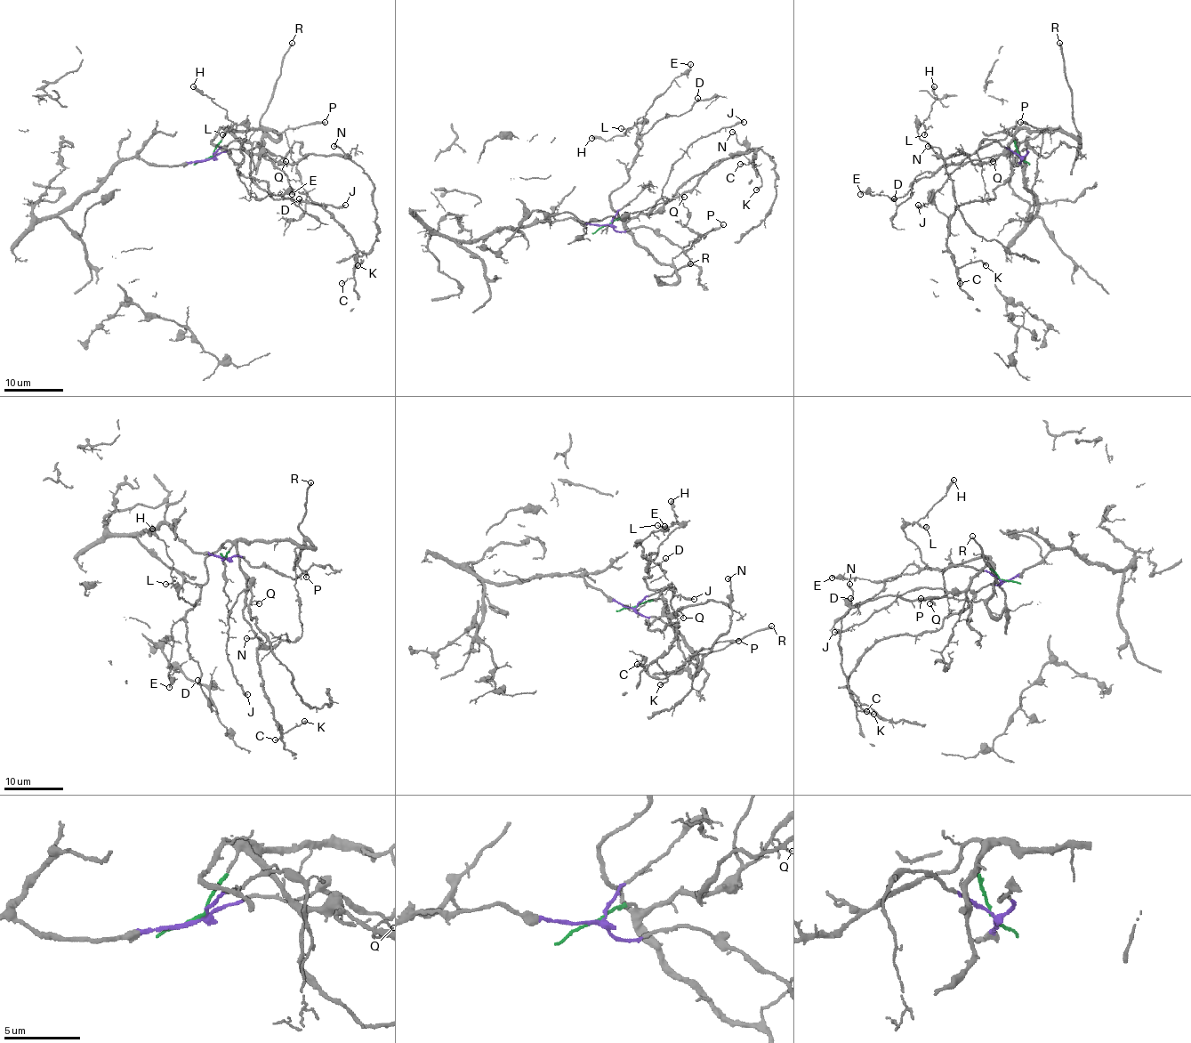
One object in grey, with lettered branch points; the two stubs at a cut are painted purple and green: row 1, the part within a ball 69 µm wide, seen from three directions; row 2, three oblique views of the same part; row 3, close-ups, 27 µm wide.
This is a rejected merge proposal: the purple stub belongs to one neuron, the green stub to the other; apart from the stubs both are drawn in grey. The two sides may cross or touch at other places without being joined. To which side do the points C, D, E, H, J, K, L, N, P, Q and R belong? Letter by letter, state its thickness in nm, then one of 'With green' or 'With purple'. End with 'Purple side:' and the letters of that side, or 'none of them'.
C: Thickness 120 nm. With green
D: Thickness 120 nm. With green
E: Thickness 150 nm. With green
H: Thickness 280 nm. With green
J: Thickness 280 nm. With green
K: Thickness 200 nm. With green
L: Thickness 120 nm. With green
N: Thickness 140 nm. With green
P: Thickness 190 nm. With green
Q: Thickness 130 nm. With green
R: Thickness 200 nm. With green
Purple side: none of them

